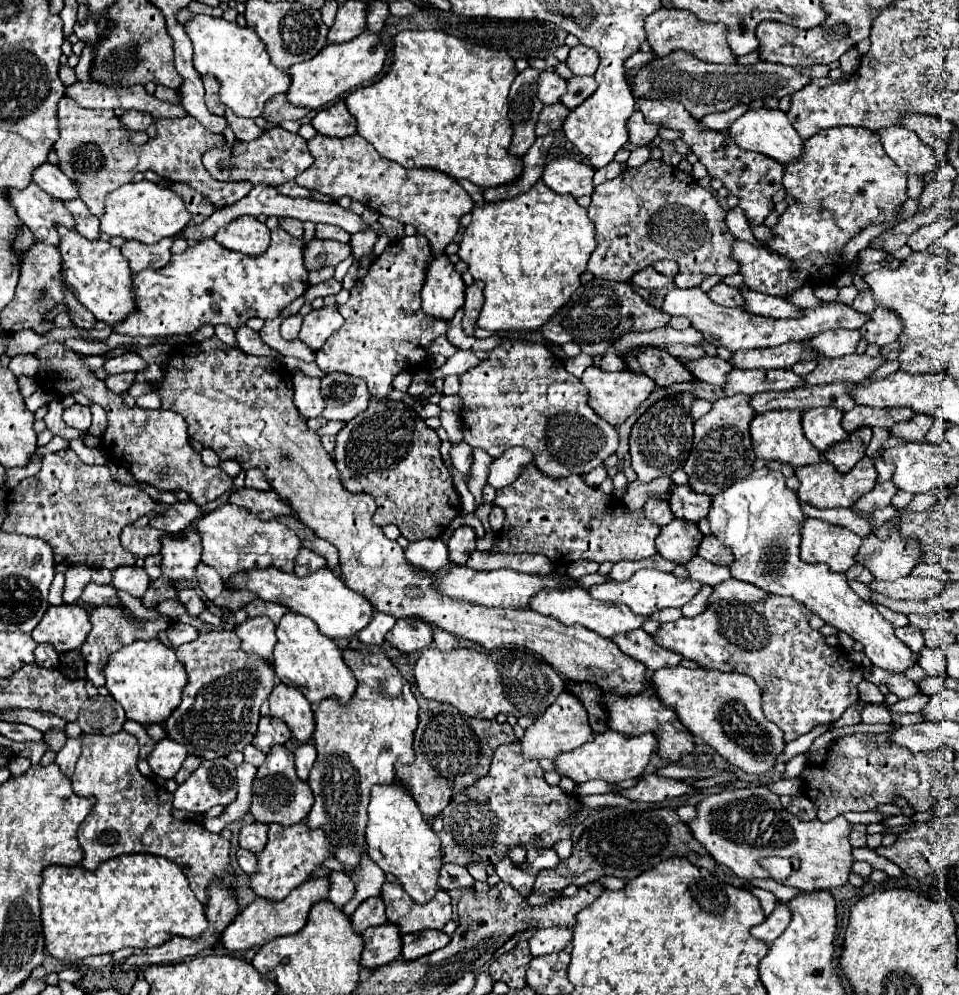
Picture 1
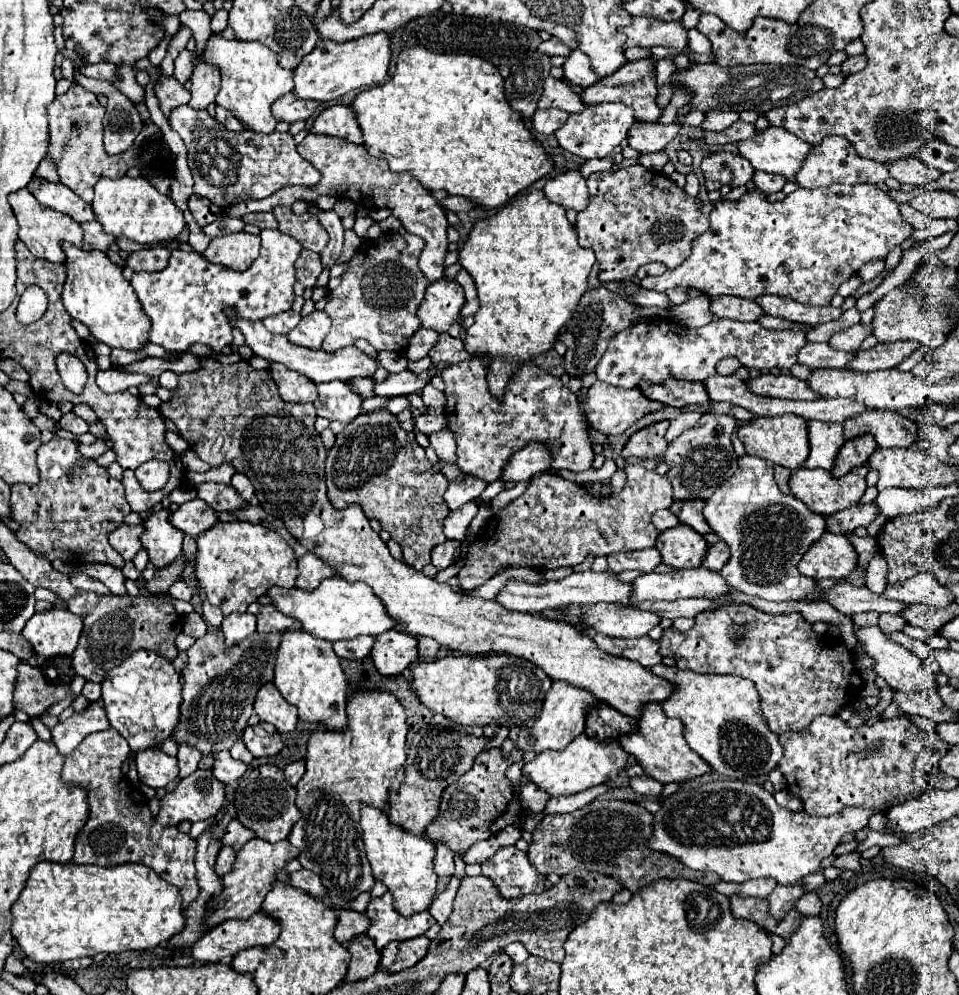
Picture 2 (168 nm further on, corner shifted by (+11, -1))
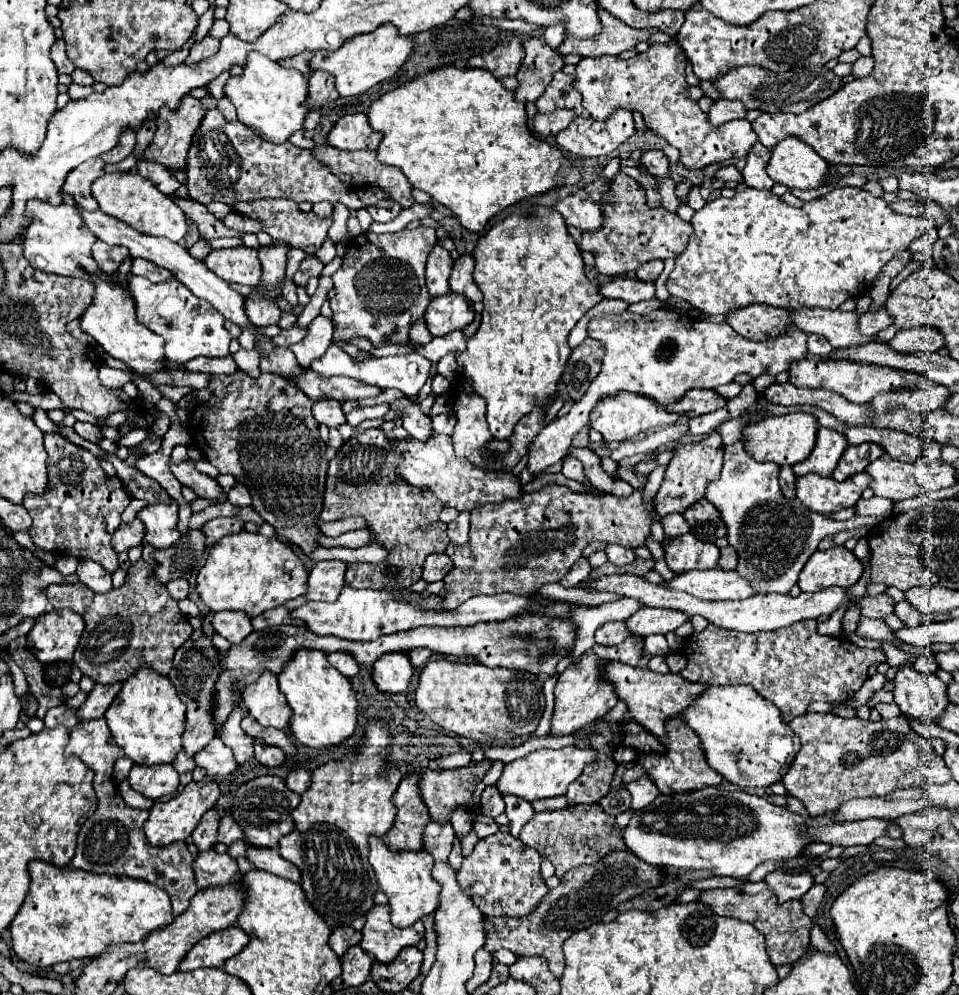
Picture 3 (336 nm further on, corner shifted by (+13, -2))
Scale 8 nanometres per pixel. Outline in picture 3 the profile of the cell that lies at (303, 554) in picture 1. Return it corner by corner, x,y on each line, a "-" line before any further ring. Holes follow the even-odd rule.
319,561
309,569
307,593
309,601
335,601
345,585
345,561

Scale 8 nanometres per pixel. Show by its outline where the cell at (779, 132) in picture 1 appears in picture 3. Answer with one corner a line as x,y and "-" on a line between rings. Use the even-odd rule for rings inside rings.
785,137
771,149
767,173
789,189
815,189
827,175
827,161
797,137

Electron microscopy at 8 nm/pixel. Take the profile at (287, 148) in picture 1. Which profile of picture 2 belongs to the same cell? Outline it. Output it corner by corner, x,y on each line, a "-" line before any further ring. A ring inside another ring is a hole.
187,104
171,112
169,124
185,140
189,150
189,168
195,178
195,194
211,200
219,208
243,200
267,198
283,186
313,188
321,180
319,170
299,156
291,134
273,132
271,136
263,136
251,130
229,132
223,124
211,118
207,110
195,110

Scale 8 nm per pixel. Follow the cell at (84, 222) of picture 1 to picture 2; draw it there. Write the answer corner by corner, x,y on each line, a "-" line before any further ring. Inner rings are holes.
97,220
87,222
81,228
85,232
85,244
83,244
85,250
101,250
101,252
107,252
109,246
115,242
115,236
103,232
103,228
101,228
101,224

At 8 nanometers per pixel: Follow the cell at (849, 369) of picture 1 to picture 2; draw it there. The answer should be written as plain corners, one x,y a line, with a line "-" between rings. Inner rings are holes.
887,342
877,344
875,348
867,352
859,352
857,358
847,366
851,370
859,372
871,372
871,370
883,370
883,368
895,368
899,362
909,358
919,348
919,342

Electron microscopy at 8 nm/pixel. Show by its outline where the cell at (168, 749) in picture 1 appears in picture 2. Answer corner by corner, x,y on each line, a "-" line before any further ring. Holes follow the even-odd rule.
147,750
135,756
139,780
151,788
165,788
179,776
177,758
167,756
161,750

